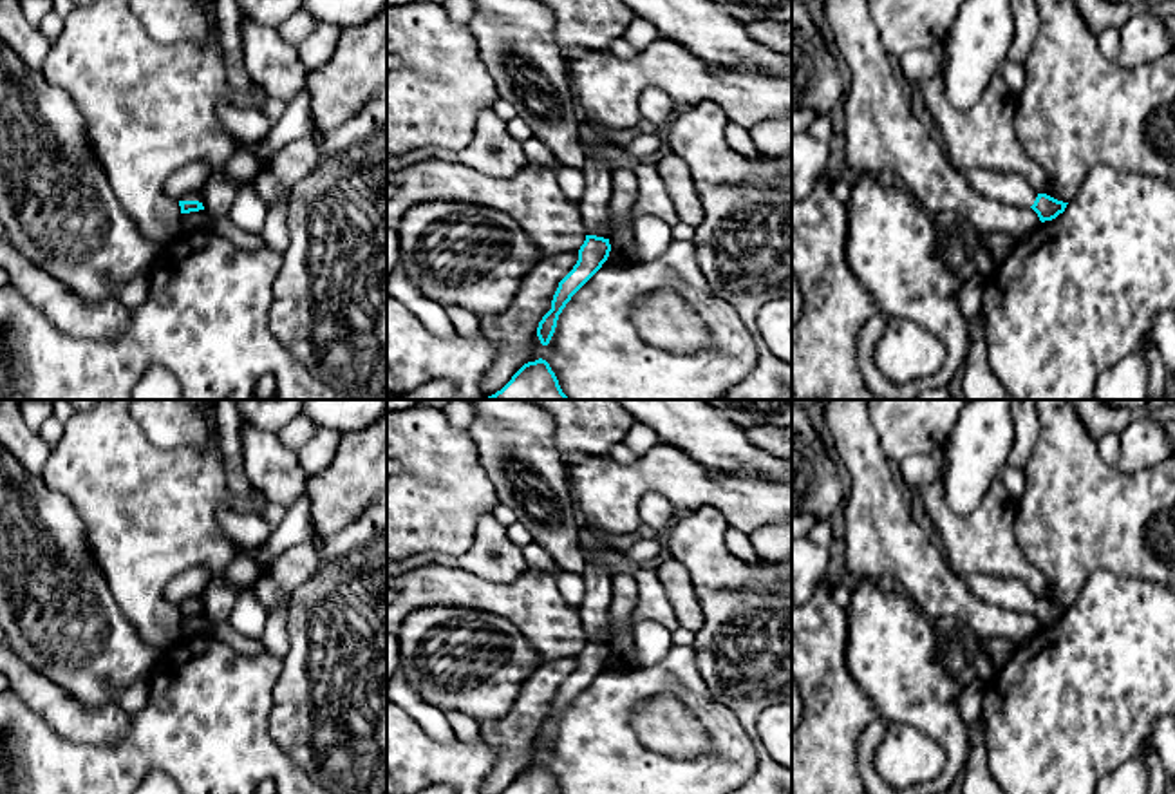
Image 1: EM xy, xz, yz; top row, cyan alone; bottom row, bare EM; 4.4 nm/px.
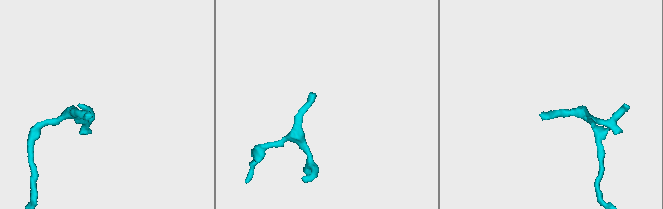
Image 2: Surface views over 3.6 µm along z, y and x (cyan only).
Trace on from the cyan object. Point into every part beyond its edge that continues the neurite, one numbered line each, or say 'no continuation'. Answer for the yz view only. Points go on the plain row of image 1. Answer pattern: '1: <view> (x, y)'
1: yz (1005, 592)

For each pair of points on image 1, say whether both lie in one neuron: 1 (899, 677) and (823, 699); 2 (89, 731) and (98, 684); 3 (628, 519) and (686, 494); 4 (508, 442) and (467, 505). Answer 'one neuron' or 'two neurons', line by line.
1: two neurons
2: two neurons
3: one neuron
4: two neurons

